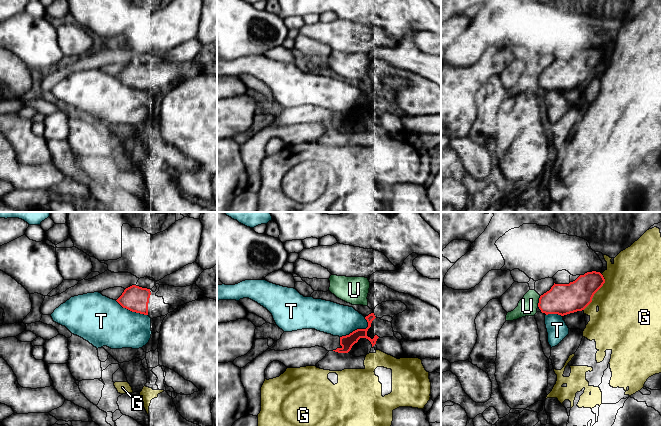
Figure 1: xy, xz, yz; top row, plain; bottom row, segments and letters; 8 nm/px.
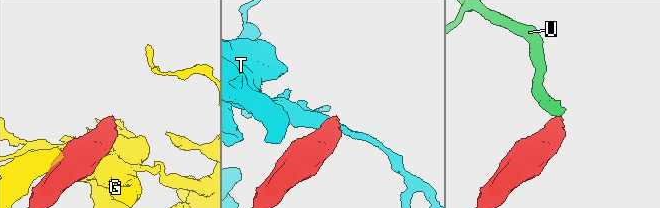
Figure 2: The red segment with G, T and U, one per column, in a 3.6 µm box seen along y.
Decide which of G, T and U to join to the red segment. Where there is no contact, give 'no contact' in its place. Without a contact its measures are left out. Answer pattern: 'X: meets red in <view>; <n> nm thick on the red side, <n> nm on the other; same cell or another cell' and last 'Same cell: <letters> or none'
G: meets red in yz; 240 nm thick on the red side, 440 nm on the other; another cell
T: meets red in xz; 100 nm thick on the red side, 260 nm on the other; another cell
U: meets red in yz; 260 nm thick on the red side, 160 nm on the other; another cell
Same cell: none

